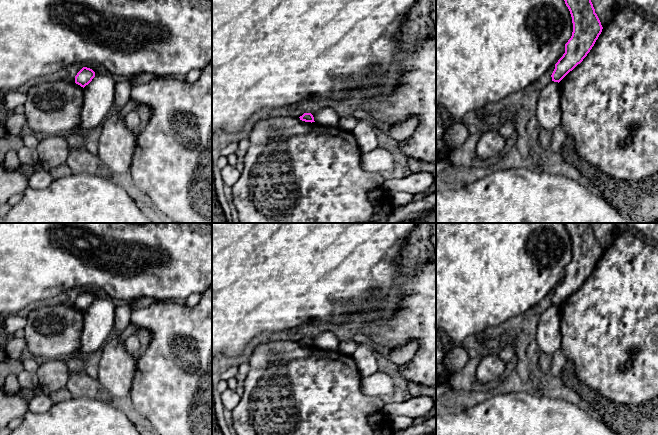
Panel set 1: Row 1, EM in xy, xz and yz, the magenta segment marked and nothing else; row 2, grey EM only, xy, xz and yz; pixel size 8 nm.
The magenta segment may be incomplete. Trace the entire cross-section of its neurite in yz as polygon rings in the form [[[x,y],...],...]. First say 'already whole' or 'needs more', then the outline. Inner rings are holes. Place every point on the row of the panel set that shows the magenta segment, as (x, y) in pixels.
already whole | [[[591,0],[564,1],[572,17],[573,32],[551,75],[552,81],[558,83],[583,61],[603,29]]]

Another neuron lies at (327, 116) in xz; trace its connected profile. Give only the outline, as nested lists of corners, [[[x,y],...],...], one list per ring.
[[[323,108],[312,114],[315,123],[319,125],[338,127],[339,115],[333,108]]]

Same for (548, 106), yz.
[[[551,81],[540,93],[537,120],[541,128],[552,132],[561,122],[560,87]]]

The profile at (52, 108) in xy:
[[[46,81],[26,93],[25,118],[28,128],[39,138],[69,133],[80,124],[84,105],[84,88],[76,83]]]

